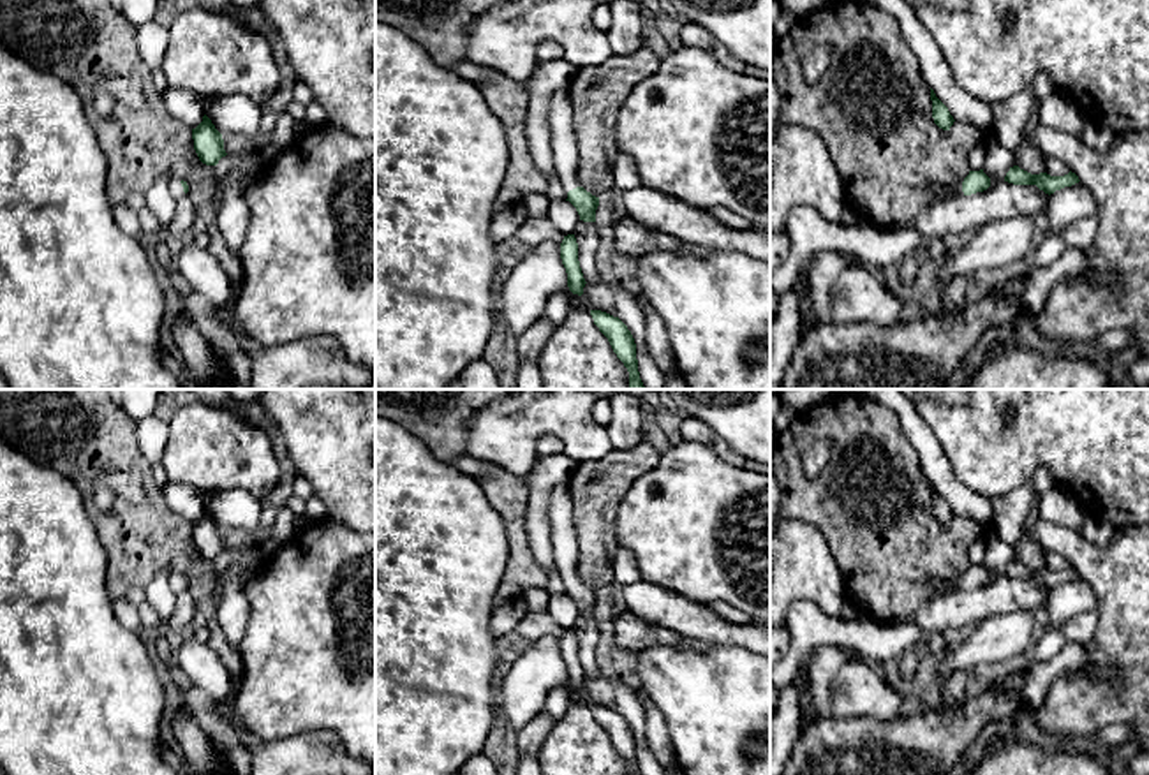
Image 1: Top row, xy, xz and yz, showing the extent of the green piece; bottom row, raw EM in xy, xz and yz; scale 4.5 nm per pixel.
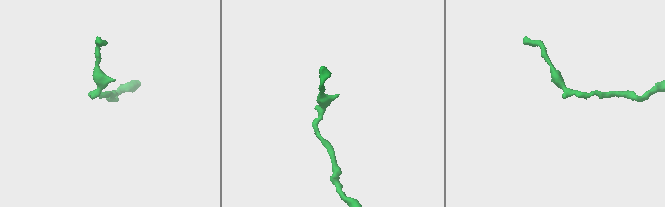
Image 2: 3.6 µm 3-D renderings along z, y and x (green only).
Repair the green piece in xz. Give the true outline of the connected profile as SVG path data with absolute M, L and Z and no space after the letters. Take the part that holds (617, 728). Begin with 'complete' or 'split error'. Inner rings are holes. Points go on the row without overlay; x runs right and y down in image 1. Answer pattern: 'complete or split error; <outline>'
complete; M590 705L594 719L608 733L613 747L629 766L629 775L641 775L636 754L636 738L627 720L619 713L601 705Z

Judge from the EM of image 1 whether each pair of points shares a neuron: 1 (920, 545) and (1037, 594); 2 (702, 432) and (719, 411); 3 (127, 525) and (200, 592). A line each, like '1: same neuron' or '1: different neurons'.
1: different neurons
2: different neurons
3: same neuron

